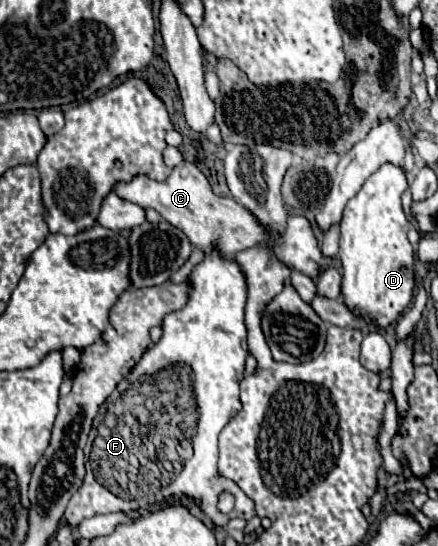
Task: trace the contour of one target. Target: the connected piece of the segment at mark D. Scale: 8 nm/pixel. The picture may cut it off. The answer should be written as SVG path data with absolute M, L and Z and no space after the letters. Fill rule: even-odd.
M382 165L370 175L354 199L348 201L340 223L340 263L342 263L342 301L356 315L374 321L378 327L396 323L410 305L416 287L416 255L406 233L410 223L402 211L400 195L408 189L402 167Z

